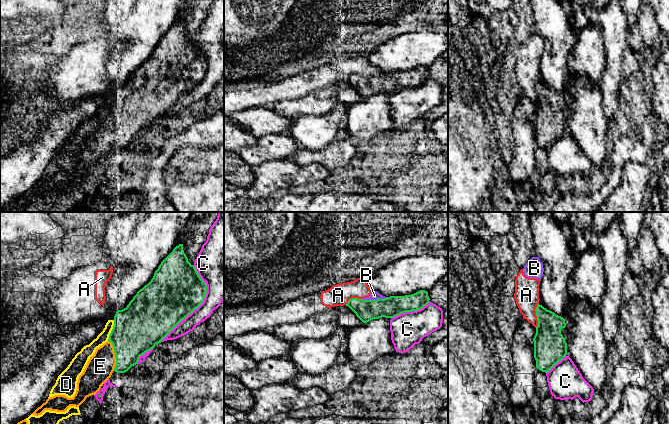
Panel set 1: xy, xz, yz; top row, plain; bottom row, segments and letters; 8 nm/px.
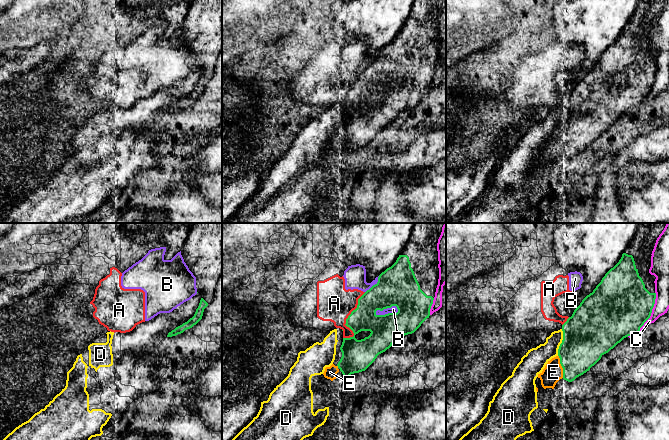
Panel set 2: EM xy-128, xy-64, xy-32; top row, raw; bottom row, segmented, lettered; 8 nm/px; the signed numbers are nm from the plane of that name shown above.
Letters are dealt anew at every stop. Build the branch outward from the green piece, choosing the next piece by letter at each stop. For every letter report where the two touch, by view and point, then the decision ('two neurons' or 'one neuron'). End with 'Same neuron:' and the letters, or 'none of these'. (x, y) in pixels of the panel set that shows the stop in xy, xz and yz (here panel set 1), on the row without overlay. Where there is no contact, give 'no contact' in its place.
A: contact yz (536, 91); two neurons
B: contact xz (375, 76); two neurons
C: contact xy (199, 81); two neurons
D: contact xy (112, 106); two neurons
E: contact xy (115, 131); one neuron
Same neuron: E

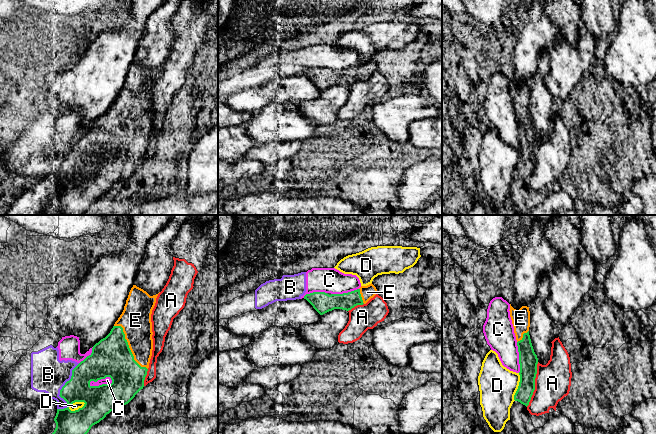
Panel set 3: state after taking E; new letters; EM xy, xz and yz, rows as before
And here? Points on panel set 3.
A: contact yz (534, 160); two neurons
B: contact xy (60, 166); two neurons
C: contact xy (102, 160); two neurons
D: contact xy (76, 177); two neurons
E: contact xy (128, 122); one neuron
Same neuron: E

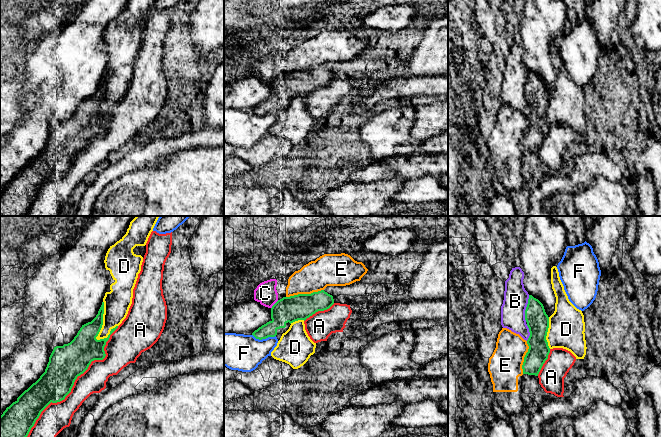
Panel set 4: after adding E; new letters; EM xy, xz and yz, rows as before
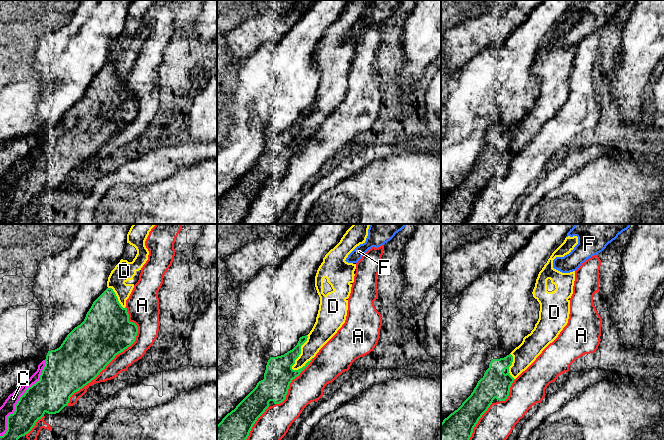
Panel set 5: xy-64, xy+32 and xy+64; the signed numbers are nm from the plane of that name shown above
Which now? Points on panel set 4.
A: contact xy (73, 159); two neurons
B: contact yz (526, 84); two neurons
C: contact xz (274, 80); two neurons
D: contact xy (102, 97); two neurons
E: contact xz (304, 70); two neurons
F: contact xz (264, 114); two neurons
Same neuron: none of these

